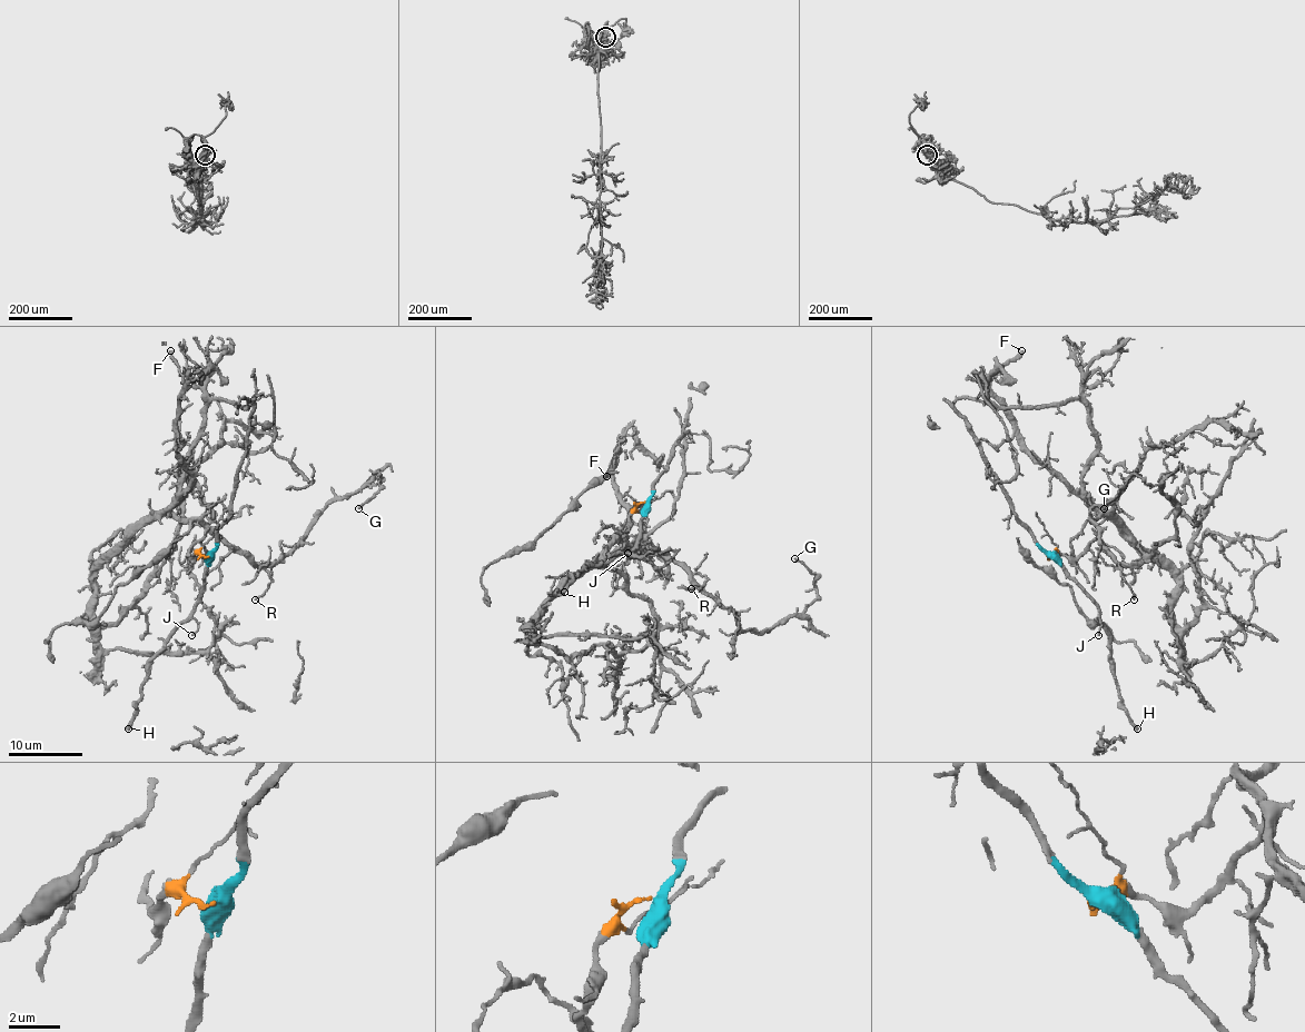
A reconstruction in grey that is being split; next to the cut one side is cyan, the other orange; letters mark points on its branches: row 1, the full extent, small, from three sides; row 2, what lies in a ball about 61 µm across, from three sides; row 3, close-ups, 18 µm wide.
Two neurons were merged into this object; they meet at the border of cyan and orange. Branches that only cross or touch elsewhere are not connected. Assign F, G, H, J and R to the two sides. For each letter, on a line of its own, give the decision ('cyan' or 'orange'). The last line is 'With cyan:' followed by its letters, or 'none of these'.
F: orange
G: orange
H: cyan
J: cyan
R: orange
With cyan: H, J

